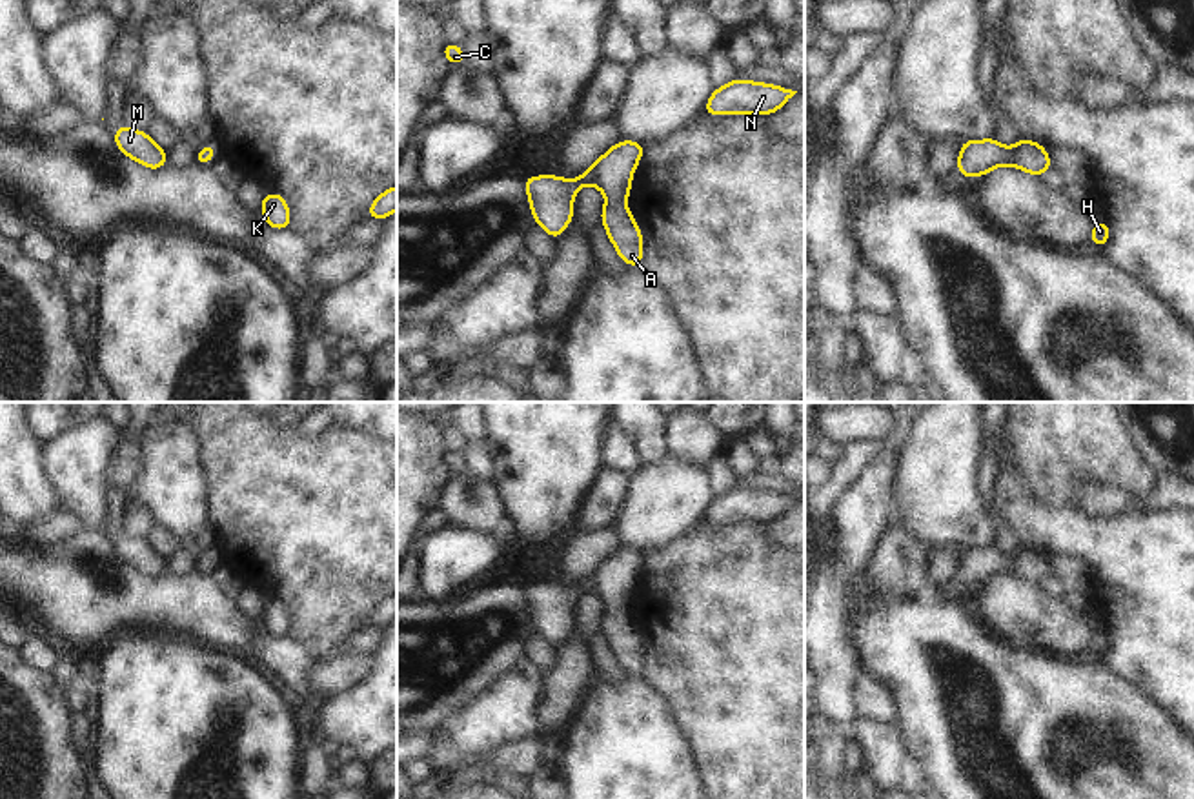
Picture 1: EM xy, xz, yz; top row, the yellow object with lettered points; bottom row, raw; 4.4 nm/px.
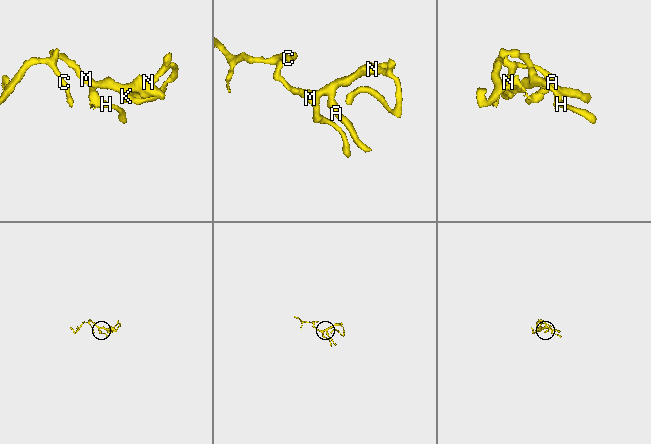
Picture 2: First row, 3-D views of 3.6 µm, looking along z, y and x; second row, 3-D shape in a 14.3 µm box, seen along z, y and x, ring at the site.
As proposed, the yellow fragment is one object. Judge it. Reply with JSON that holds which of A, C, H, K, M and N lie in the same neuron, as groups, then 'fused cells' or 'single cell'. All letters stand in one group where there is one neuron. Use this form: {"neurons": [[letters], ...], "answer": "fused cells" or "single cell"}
{"neurons": [["A", "C", "H", "K", "M", "N"]], "answer": "single cell"}

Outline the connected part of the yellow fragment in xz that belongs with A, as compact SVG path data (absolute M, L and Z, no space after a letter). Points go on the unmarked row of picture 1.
M619 548L579 586L568 588L557 582L522 586L535 632L555 648L573 628L575 601L584 593L595 593L606 604L601 628L619 666L628 673L641 675L643 641L624 608L632 601L632 584L644 553Z

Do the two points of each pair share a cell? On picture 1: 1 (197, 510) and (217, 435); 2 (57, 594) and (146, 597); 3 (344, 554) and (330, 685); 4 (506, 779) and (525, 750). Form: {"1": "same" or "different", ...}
{"1": "different", "2": "same", "3": "different", "4": "different"}

